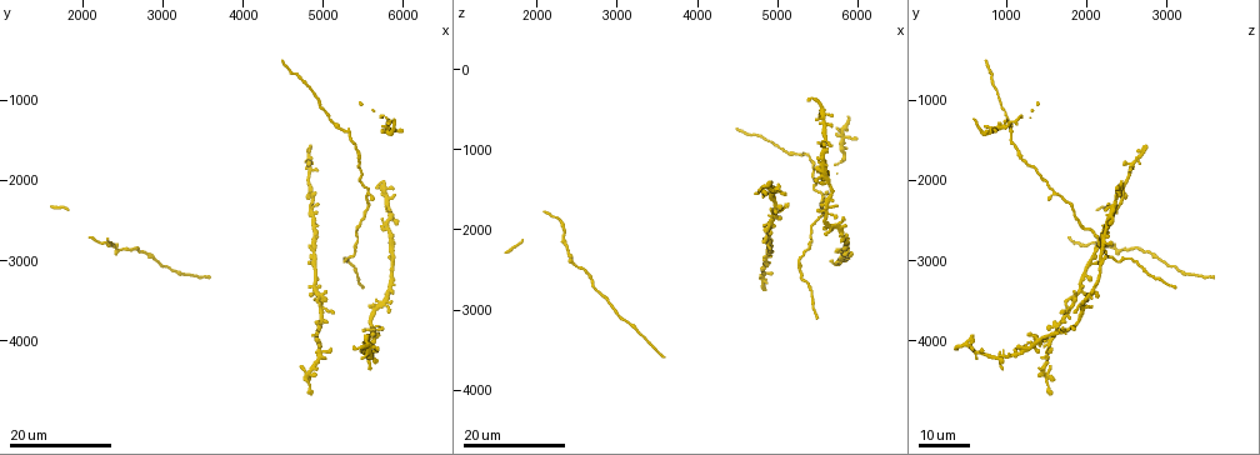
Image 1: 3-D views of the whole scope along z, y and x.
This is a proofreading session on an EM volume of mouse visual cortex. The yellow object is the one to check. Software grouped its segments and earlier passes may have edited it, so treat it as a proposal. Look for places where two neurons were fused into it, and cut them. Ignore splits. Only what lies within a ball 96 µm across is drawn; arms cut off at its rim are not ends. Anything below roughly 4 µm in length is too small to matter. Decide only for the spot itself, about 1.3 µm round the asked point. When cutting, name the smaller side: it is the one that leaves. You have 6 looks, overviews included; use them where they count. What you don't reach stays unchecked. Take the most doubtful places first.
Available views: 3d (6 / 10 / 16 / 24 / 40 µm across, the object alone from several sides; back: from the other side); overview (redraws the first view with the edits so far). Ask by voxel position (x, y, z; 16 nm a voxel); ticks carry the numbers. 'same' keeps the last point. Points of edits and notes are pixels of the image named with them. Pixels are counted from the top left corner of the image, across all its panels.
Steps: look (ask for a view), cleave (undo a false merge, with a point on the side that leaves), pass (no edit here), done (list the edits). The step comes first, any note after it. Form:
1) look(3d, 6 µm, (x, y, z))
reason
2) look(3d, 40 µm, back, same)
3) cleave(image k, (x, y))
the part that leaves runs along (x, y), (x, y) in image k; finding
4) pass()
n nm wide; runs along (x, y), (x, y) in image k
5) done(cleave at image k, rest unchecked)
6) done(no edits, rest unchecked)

look(3d, 16 µm, (5600, 4100, 1350))

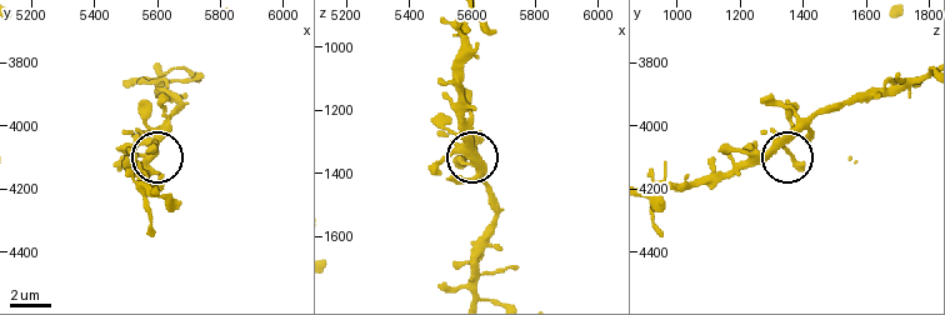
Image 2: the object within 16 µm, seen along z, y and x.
look(3d, 10 µm, (5590, 4060, 1310))
closer look

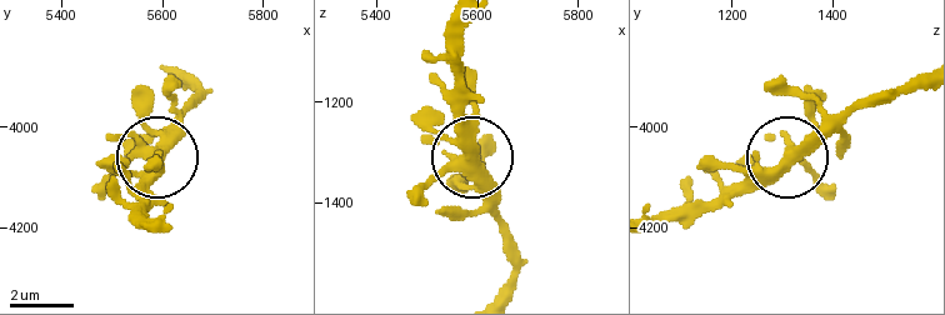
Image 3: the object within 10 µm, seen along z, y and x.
pass()
continuous, no second neuron

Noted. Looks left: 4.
look(3d, 16 µm, (5000, 3600, 1750))

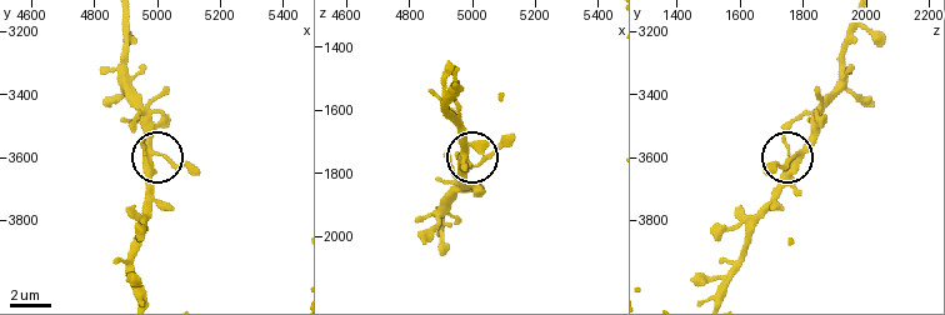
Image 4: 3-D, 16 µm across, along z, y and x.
look(3d, 10 µm, (5010, 3590, 1780))
closer look

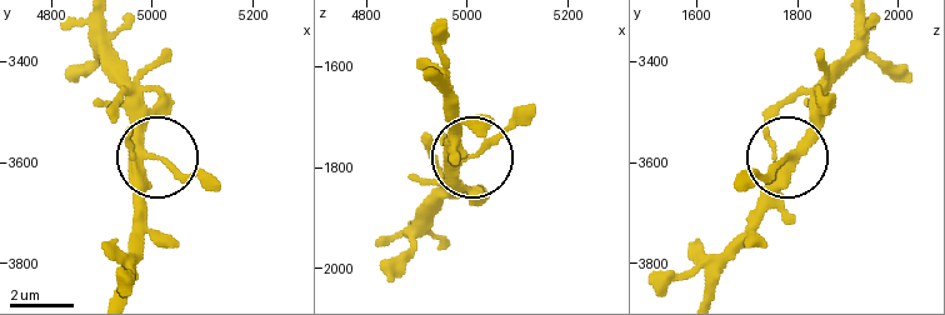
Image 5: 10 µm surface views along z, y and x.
look(3d, 10 µm, back, (5005, 3595, 1770))

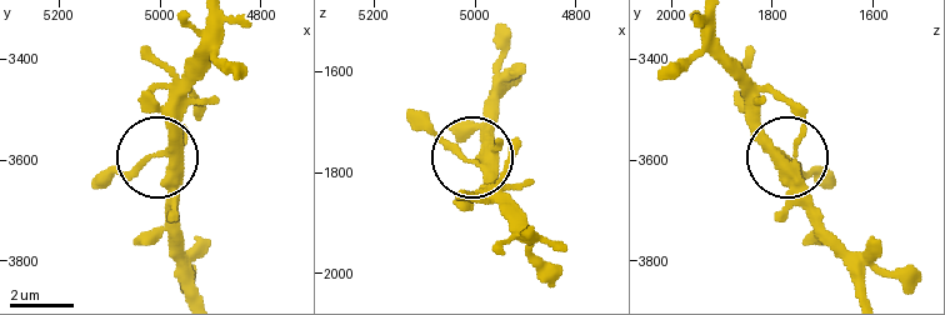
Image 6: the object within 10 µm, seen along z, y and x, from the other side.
pass()
continuous, no second neuron

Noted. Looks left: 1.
done(no edits, rest unchecked)

